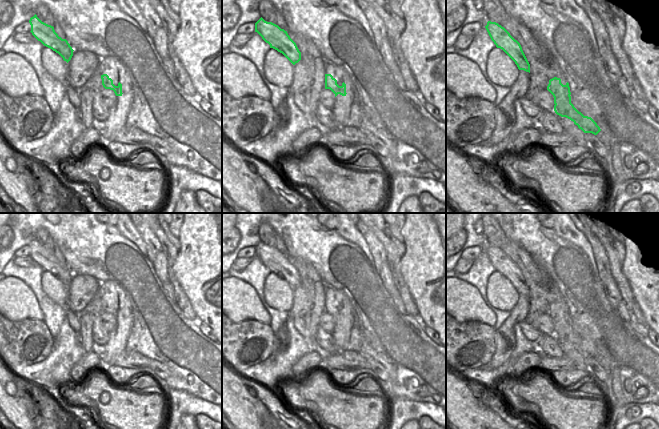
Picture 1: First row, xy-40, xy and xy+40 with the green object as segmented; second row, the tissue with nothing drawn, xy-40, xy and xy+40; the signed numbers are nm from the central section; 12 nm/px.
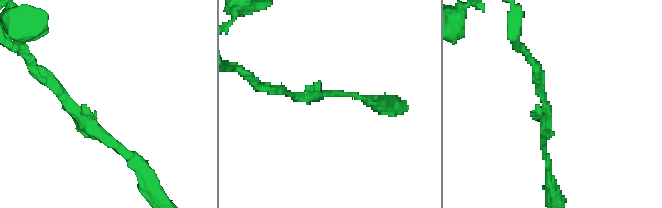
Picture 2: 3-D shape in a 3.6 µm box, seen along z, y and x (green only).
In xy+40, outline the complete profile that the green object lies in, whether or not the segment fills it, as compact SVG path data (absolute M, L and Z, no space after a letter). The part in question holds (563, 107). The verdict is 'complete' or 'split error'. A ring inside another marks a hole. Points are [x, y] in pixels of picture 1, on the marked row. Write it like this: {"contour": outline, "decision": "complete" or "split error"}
{"contour": "M554 77L549 80L547 90L554 97L554 111L557 115L570 119L584 133L597 135L601 131L591 117L584 116L571 103L571 92L568 82L563 85L560 78Z", "decision": "complete"}

